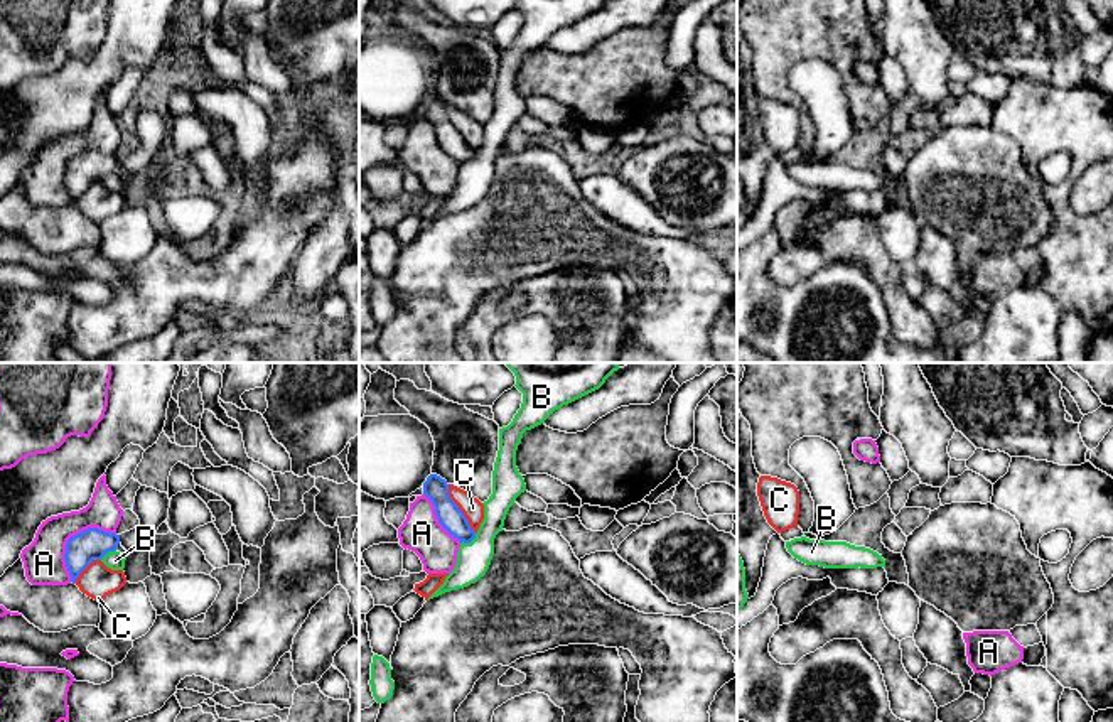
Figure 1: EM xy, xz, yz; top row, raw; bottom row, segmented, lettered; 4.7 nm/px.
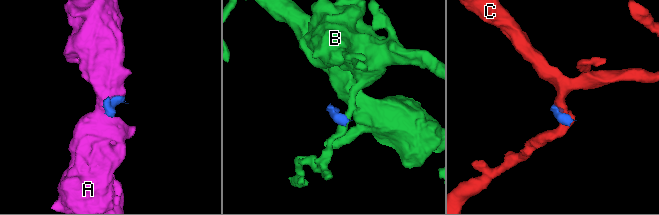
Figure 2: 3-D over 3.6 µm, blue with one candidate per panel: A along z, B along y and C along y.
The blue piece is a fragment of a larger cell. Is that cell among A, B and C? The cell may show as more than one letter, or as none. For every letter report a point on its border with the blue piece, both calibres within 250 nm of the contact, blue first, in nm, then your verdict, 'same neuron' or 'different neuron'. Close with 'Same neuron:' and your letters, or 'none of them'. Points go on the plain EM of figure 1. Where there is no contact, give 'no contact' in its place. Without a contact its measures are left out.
A: meets blue in xy at (71, 159); 150 nm thick on the blue side, 200 nm on the other; different neuron
B: meets blue in xz at (469, 164); 120 nm thick on the blue side, 160 nm on the other; different neuron
C: meets blue in xz at (457, 130); 120 nm thick on the blue side, 100 nm on the other; different neuron
Same neuron: none of them

